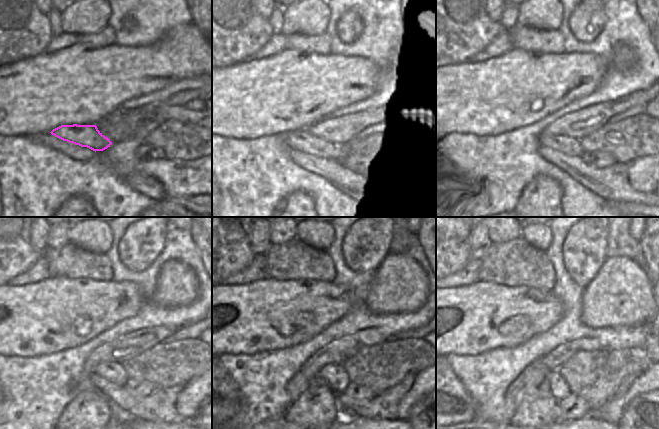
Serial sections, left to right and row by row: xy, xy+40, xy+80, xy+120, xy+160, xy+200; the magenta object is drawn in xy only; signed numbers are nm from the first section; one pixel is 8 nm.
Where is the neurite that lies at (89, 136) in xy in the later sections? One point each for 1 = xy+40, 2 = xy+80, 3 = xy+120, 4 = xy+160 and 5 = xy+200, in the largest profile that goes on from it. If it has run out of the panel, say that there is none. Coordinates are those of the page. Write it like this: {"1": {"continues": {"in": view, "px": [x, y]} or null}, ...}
{"1": {"continues": {"in": "xy+40", "px": [302, 139]}}, "2": {"continues": {"in": "xy+80", "px": [561, 143]}}, "3": {"continues": {"in": "xy+120", "px": [114, 372]}}, "4": {"continues": {"in": "xy+160", "px": [334, 374]}}, "5": {"continues": {"in": "xy+200", "px": [558, 385]}}}

